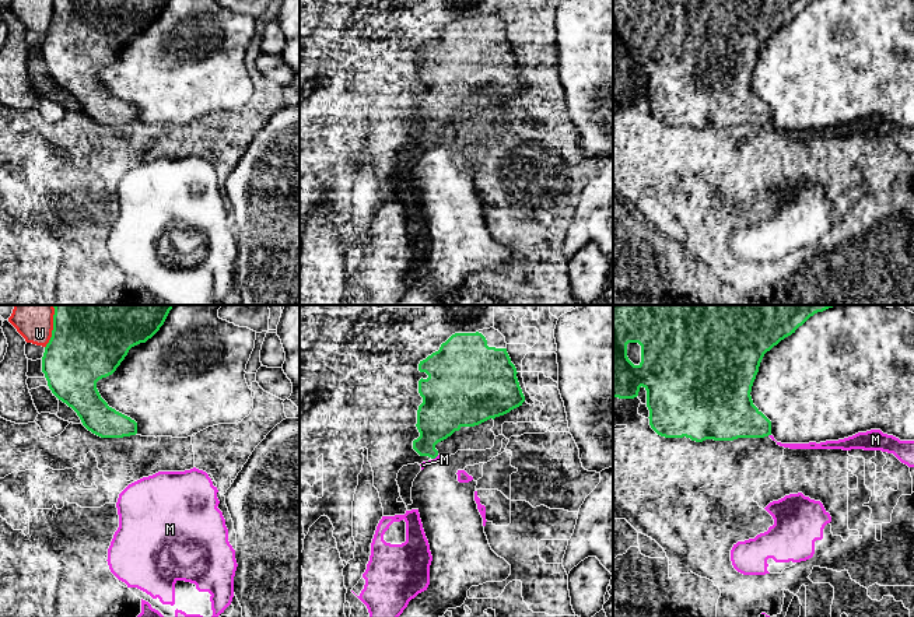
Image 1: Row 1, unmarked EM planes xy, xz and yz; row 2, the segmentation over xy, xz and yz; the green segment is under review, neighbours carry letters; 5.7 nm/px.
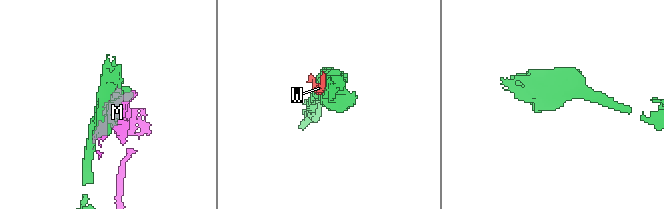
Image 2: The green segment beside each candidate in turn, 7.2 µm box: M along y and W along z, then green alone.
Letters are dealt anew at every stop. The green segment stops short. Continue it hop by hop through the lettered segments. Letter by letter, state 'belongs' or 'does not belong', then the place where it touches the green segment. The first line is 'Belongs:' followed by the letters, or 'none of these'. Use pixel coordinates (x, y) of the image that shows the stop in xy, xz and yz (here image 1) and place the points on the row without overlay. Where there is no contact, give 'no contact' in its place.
Belongs: none of these
M: does not belong; meets green in yz at (769, 121)
W: does not belong; meets green in xy at (52, 17)

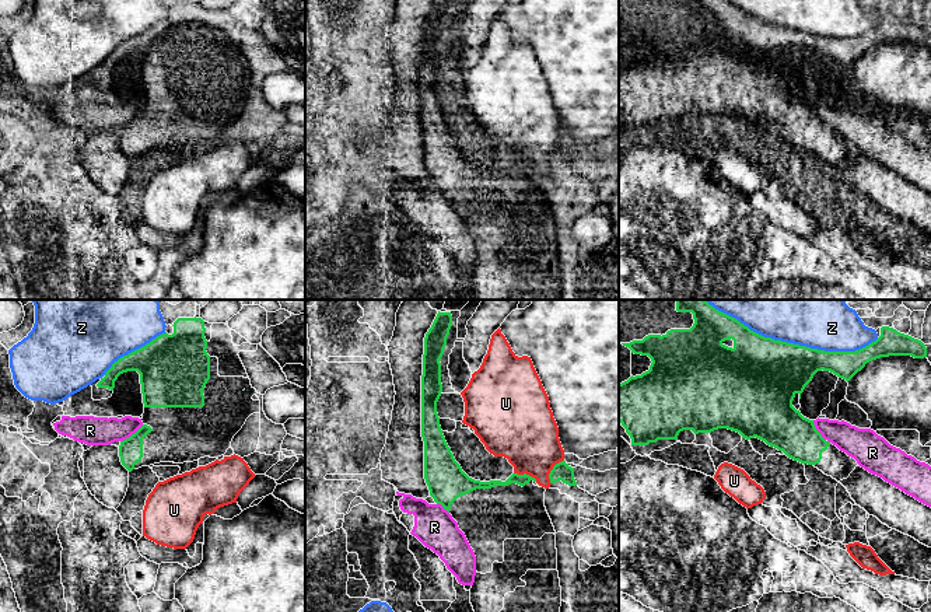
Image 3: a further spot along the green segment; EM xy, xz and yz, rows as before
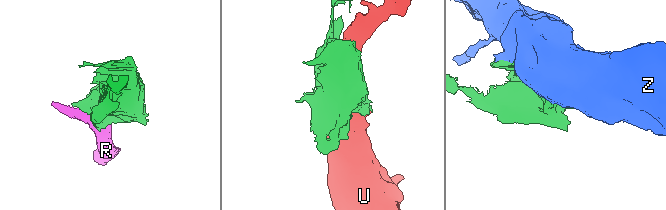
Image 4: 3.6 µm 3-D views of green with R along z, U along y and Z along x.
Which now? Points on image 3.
Belongs: none of these
R: does not belong; meets green in xy at (132, 121)
U: does not belong; meets green in xz at (550, 157)
Z: does not belong; meets green in yz at (802, 32)

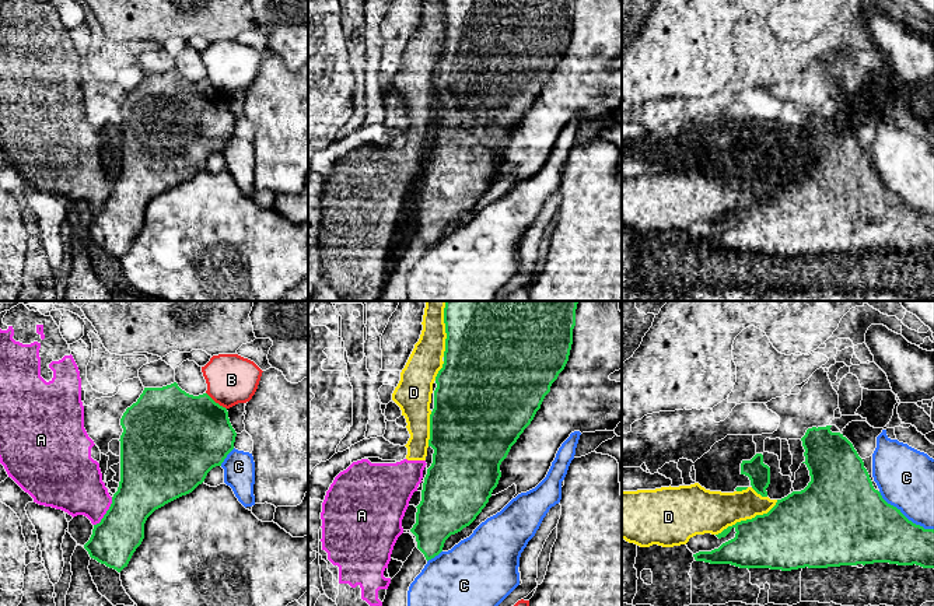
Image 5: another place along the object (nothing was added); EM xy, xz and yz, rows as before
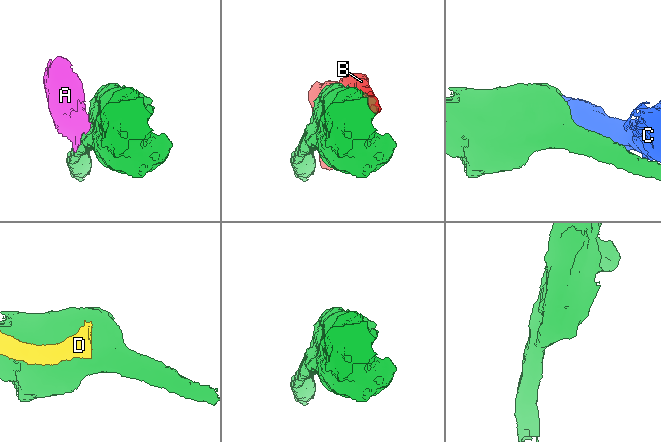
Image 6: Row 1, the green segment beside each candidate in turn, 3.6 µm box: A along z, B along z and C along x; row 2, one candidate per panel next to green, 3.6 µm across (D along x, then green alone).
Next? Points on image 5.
Belongs: none of these
A: does not belong; meets green in xy at (107, 199)
B: does not belong; meets green in xy at (214, 88)
C: does not belong; meets green in yz at (903, 202)
D: does not belong; meets green in yz at (747, 206)

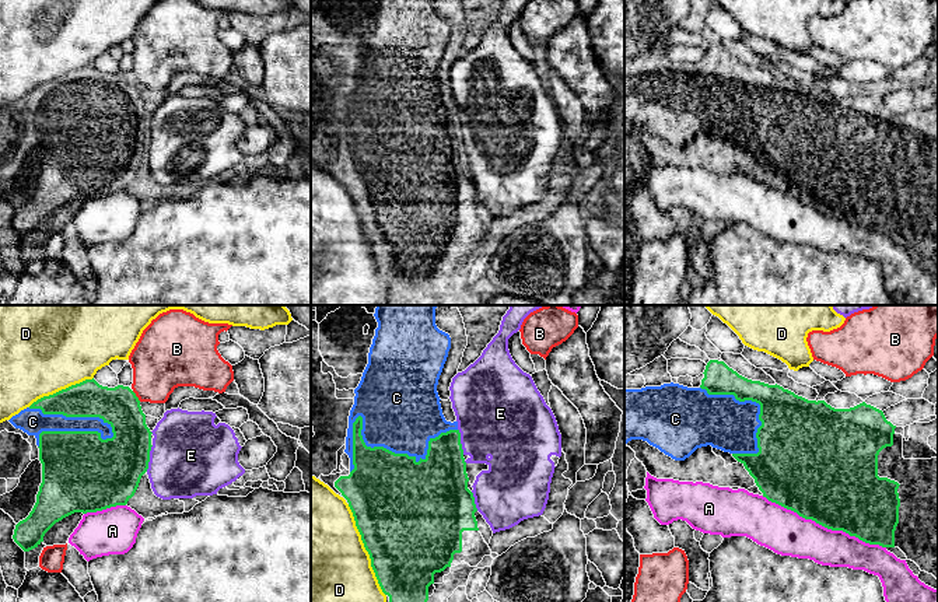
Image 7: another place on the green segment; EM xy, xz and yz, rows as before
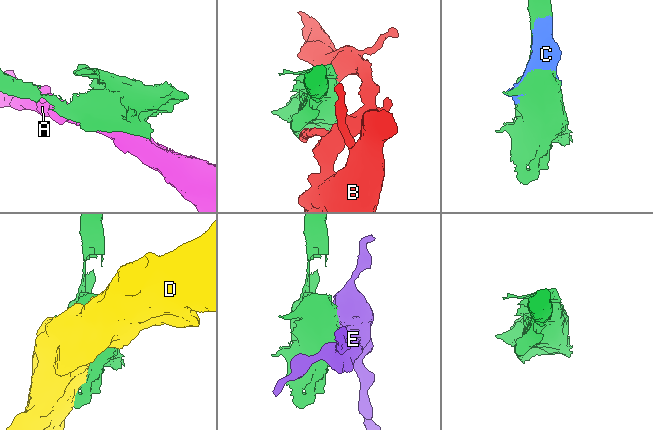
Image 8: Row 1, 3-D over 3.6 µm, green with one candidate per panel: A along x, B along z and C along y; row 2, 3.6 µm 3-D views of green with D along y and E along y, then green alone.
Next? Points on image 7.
Belongs: C
A: does not belong; meets green in yz at (823, 212)
B: does not belong; meets green in xy at (136, 83)
C: belongs; meets green in xz at (374, 133)
D: does not belong; meets green in xz at (366, 235)
E: does not belong; meets green in xy at (149, 144)

